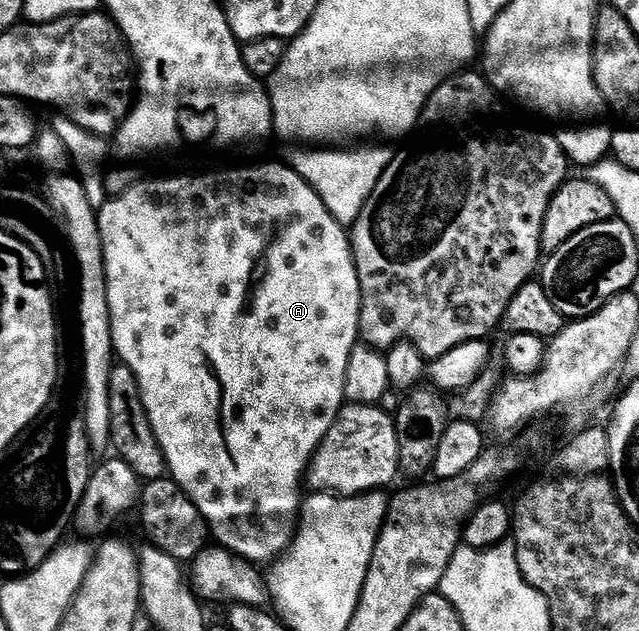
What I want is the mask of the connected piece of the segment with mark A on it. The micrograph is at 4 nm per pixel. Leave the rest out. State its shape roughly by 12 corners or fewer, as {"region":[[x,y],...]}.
{"region":[[287,162],[98,218],[167,474],[252,565],[360,339],[345,224]]}

